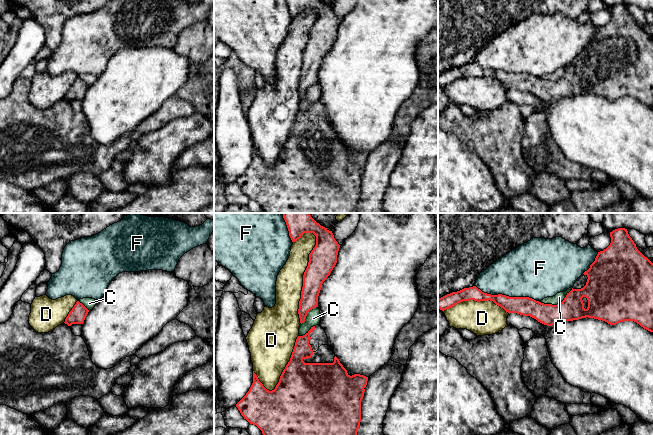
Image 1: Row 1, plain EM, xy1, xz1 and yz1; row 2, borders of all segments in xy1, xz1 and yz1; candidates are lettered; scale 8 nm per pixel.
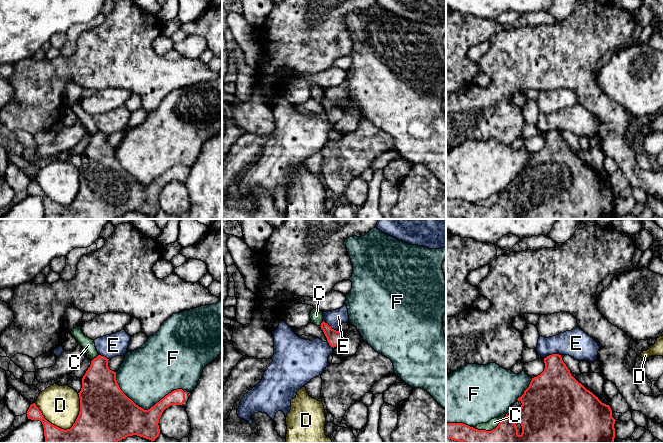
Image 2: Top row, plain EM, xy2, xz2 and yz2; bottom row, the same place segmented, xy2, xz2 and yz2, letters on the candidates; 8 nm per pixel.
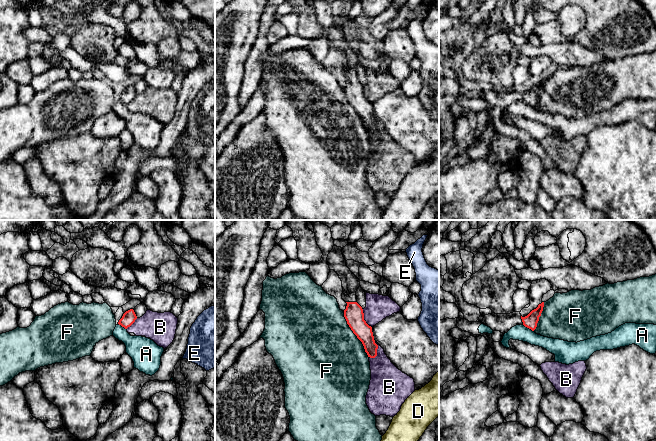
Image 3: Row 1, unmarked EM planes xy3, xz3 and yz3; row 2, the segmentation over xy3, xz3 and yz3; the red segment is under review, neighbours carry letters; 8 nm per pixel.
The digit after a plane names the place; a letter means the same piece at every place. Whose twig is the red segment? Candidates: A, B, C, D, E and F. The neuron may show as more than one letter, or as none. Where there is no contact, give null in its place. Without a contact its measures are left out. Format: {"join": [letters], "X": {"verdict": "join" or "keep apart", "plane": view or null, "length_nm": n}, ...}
{"join": [], "A": {"verdict": "keep apart", "plane": "yz3", "length_nm": 110}, "B": {"verdict": "keep apart", "plane": "xz3", "length_nm": 150}, "C": {"verdict": "keep apart", "plane": "yz1", "length_nm": 280}, "D": {"verdict": "keep apart", "plane": "xz1", "length_nm": 750}, "E": {"verdict": "keep apart", "plane": "xz2", "length_nm": 160}, "F": {"verdict": "keep apart", "plane": "xy2", "length_nm": 550}}

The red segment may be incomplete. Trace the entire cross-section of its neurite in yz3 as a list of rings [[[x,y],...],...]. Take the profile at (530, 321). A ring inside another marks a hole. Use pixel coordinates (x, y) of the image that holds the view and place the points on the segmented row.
[[[544,302],[539,304],[536,309],[532,310],[525,317],[522,317],[520,312],[513,312],[510,314],[491,313],[485,315],[481,323],[490,327],[493,331],[500,331],[503,334],[507,333],[516,325],[524,325],[525,327],[534,331],[537,327],[539,317],[543,311],[543,307]]]

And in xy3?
[[[130,309],[123,314],[123,316],[119,320],[118,324],[121,325],[122,327],[124,327],[125,329],[127,329],[135,322],[136,319],[137,319],[137,316],[136,316],[134,310]]]

